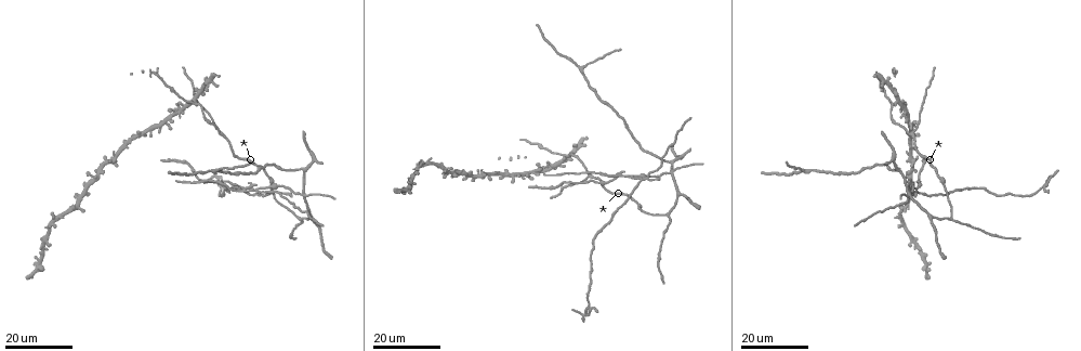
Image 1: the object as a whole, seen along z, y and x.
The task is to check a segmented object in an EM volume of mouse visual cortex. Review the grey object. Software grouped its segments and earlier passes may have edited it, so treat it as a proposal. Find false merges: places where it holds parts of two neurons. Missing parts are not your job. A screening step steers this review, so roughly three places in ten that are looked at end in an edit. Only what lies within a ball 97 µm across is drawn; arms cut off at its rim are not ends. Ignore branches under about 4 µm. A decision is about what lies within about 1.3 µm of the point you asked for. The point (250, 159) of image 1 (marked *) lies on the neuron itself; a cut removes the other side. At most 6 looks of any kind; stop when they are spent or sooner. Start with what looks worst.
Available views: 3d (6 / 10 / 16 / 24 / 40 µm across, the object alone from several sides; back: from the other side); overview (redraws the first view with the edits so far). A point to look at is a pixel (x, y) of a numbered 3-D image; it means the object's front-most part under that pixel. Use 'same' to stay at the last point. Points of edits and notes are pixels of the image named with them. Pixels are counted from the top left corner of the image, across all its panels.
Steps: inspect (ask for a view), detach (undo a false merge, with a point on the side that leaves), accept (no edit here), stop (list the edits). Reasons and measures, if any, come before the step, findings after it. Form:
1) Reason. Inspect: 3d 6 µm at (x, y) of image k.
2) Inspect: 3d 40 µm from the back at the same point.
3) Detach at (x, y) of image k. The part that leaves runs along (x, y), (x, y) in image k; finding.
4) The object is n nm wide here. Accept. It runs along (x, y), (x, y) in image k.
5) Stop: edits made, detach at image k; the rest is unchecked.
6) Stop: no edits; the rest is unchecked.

Inspect: 3d 16 µm at (907, 193) of image 1.

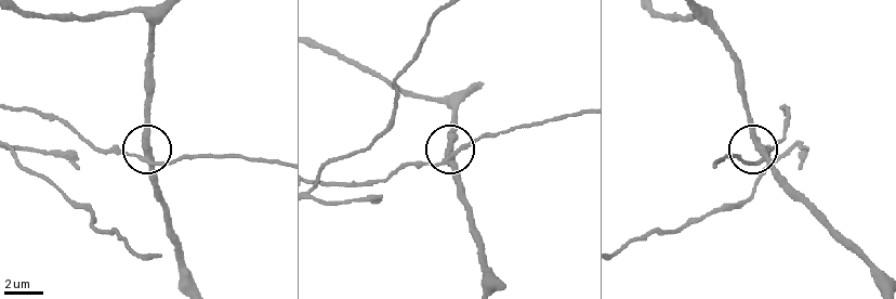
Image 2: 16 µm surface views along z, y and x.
Zoom in. Inspect: 3d 6 µm at (443, 160) of image 2.

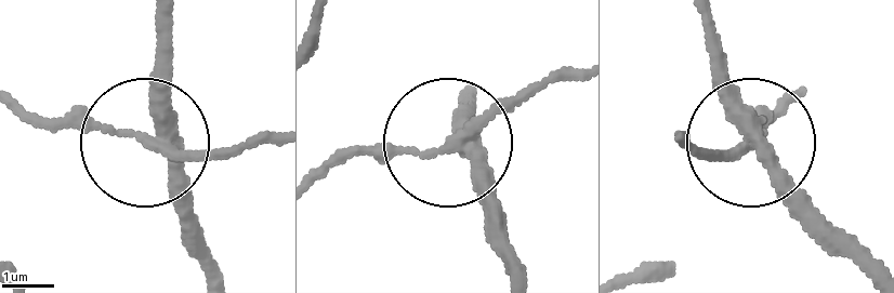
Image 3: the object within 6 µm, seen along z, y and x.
The side arm is 73 µm long. Detach at (86, 127) of image 3. The part that leaves runs along (156, 143), (17, 117) in image 3; a second neuron is stuck on.

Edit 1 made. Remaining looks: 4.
Side arm on a straight run. Inspect: 3d 16 µm at (563, 156) of image 1.

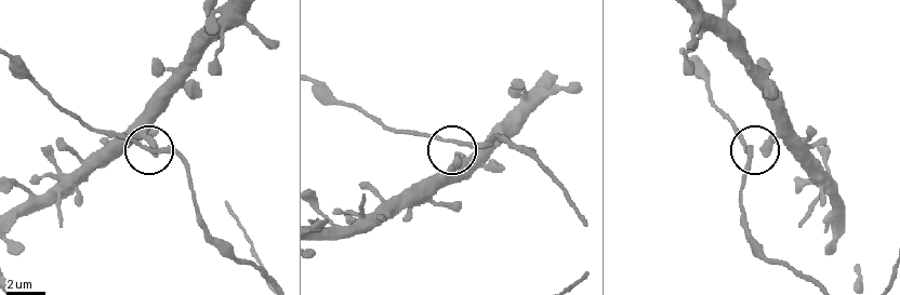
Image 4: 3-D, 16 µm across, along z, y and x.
Closer look. Inspect: 3d 10 µm at (158, 151) of image 4.

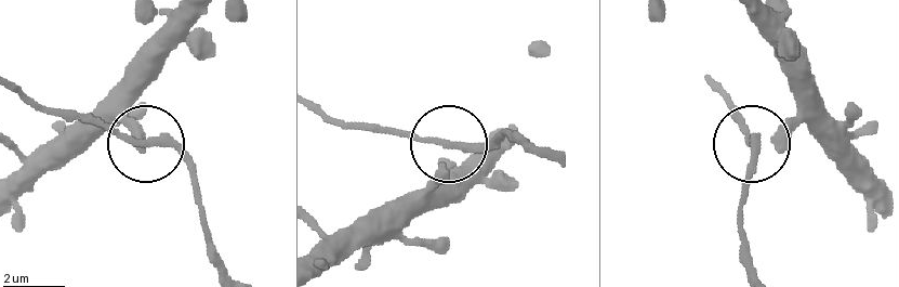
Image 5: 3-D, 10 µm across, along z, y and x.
The side arm is 30 µm long. Accept. It runs along (546, 157), (515, 134), (485, 142), (379, 134) in image 5; continuous, no second neuron.

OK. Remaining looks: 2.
Side arm on a straight run. Inspect: 3d 16 µm at (680, 194) of image 1.

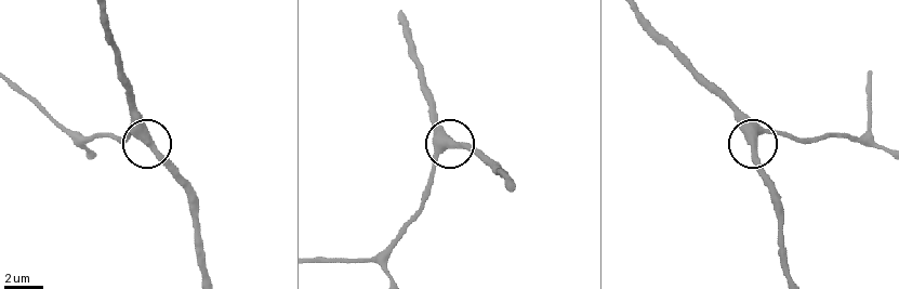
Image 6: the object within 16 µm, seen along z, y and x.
Inspect: 3d 6 µm at (446, 137) of image 6.

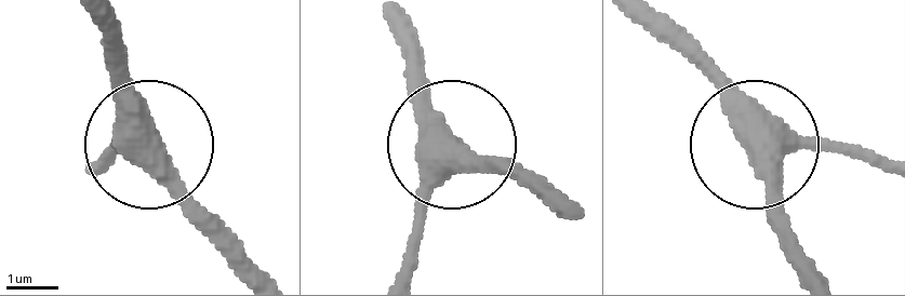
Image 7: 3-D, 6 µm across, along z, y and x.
The object is 460 nm wide here. Accept. It runs along (881, 156), (757, 152), (779, 233) in image 7; one neuron here.

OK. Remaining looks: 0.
Stop: edits made, detach at image 3; the rest is unchecked.

